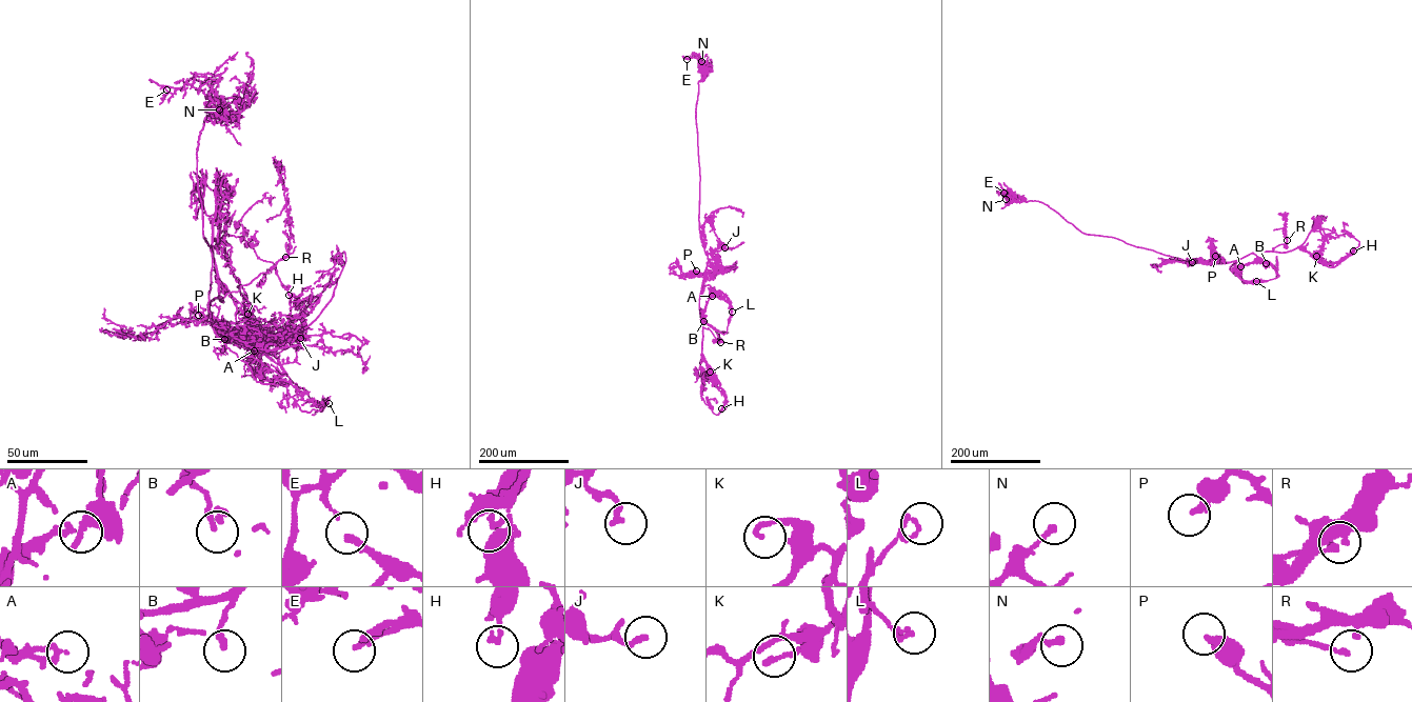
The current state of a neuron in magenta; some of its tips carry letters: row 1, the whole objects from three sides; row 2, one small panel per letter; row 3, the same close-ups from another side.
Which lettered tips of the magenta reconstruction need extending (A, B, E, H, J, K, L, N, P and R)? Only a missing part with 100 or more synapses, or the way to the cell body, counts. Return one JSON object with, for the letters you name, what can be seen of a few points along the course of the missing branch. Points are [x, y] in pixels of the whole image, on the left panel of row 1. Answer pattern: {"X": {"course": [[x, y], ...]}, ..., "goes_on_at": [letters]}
{"E": {"course": [[166, 89], [154, 99]]}, "goes_on_at": ["E"]}

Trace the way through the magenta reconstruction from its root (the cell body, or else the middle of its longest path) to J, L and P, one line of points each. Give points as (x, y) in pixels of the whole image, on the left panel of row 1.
J: (213, 324), (220, 338), (242, 339), (251, 334), (263, 338), (290, 328), (289, 333), (295, 332), (300, 338)
L: (213, 324), (220, 338), (241, 340), (214, 327), (257, 381), (283, 384), (302, 410), (329, 403)
P: (213, 324), (220, 338), (241, 341), (227, 340), (224, 326), (216, 318), (206, 318), (201, 312), (198, 315)

